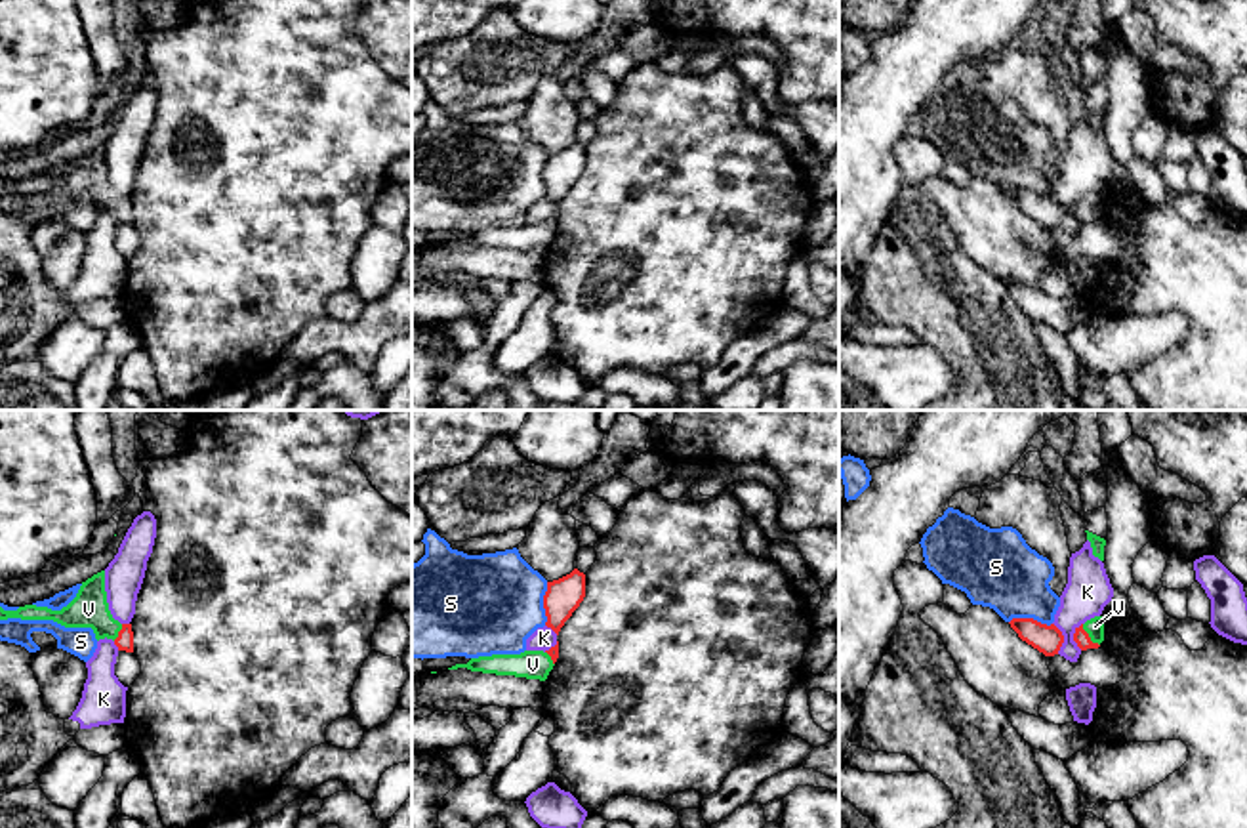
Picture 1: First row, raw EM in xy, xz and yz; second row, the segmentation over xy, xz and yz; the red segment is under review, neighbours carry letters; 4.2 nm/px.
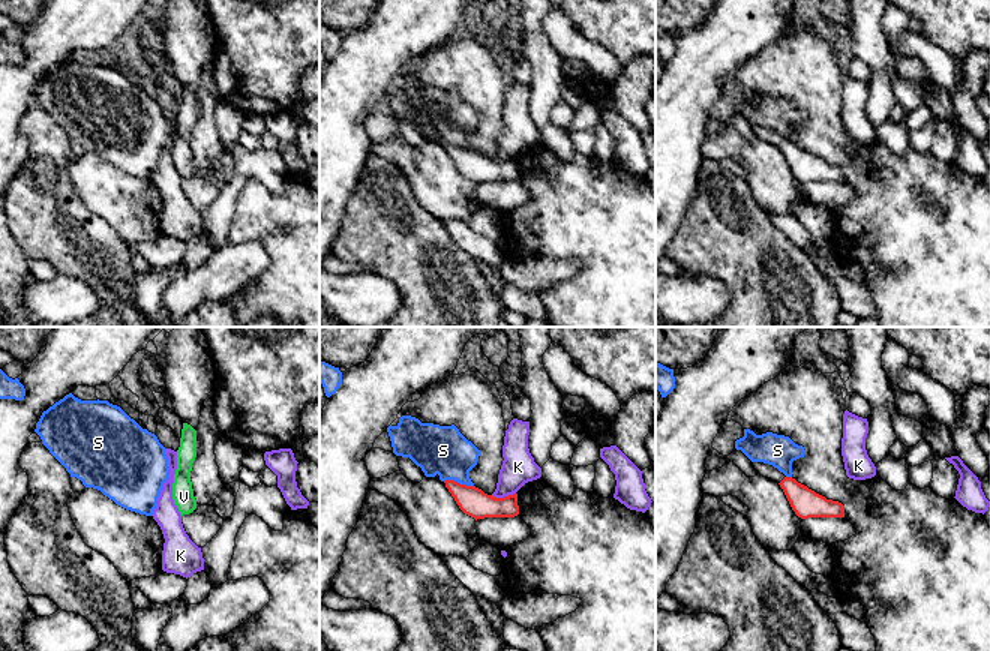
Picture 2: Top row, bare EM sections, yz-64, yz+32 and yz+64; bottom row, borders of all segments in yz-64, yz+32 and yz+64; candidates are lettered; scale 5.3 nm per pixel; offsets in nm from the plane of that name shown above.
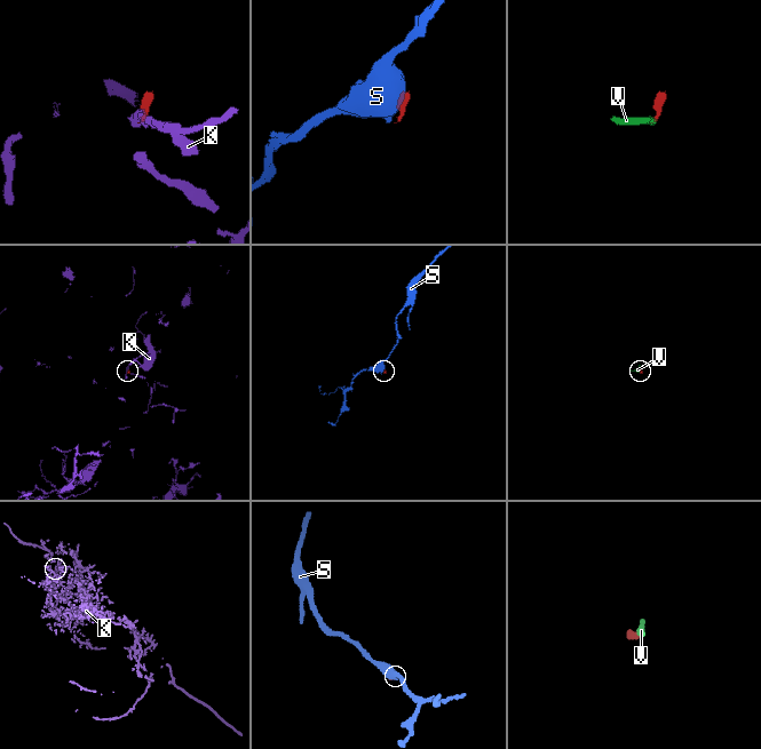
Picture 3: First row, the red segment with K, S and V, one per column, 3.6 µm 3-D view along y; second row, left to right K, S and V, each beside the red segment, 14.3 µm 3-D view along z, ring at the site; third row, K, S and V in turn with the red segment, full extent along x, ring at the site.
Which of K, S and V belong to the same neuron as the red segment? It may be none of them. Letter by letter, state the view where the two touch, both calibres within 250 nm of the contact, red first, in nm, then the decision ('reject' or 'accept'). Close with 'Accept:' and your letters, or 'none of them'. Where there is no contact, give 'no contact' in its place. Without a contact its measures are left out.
K: contact in yz; calibres 120 and 190 nm; reject
S: contact in xz; calibres 150 and 420 nm; reject
V: contact in yz; calibres 70 and 80 nm; accept
Accept: V

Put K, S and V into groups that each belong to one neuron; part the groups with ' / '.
K / S / V

